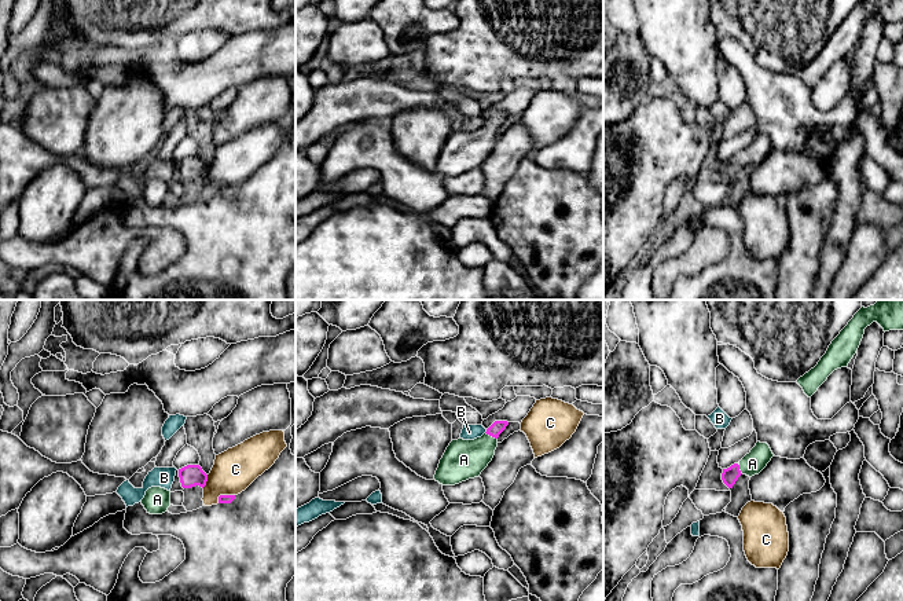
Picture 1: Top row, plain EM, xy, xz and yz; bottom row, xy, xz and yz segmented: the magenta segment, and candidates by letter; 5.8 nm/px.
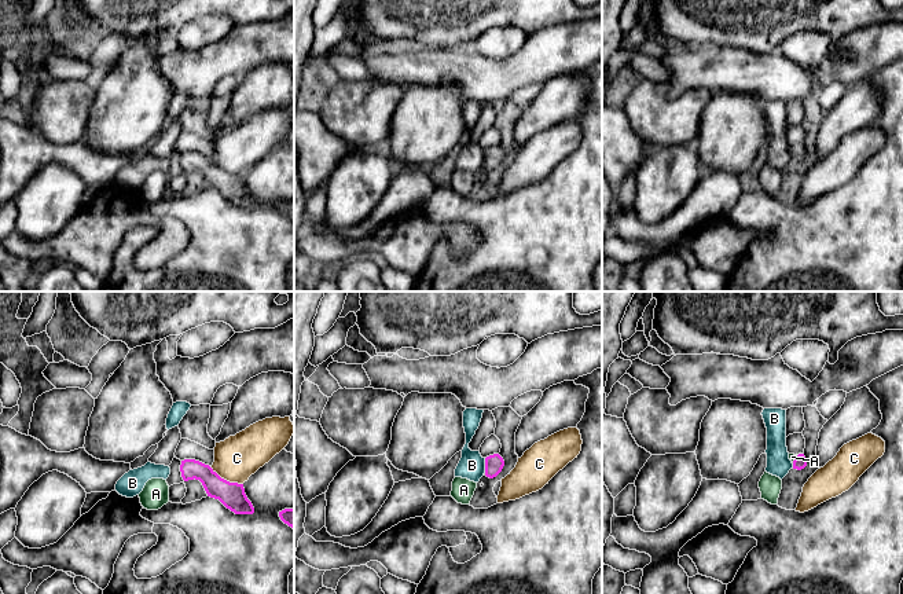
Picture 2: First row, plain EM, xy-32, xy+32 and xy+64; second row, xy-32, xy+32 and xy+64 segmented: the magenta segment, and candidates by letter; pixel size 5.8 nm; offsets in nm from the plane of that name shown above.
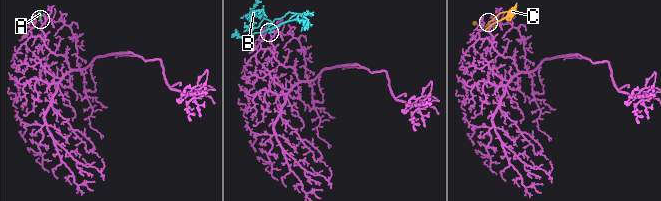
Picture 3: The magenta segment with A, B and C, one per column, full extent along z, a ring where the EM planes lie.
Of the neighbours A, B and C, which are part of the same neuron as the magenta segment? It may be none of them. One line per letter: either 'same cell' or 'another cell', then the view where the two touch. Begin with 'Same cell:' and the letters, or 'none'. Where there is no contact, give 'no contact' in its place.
Same cell: A
A: same cell; contact in xz
B: another cell; contact in xz
C: another cell; contact in xy

